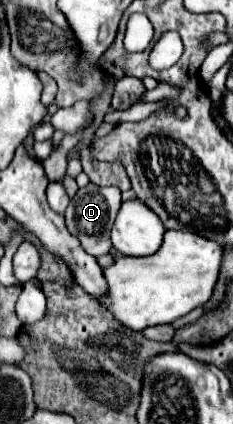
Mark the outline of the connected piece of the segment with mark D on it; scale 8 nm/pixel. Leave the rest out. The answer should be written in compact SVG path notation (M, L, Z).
M90 182L86 188L80 188L76 192L76 196L70 200L70 206L64 212L66 228L70 230L72 236L76 236L80 240L80 246L88 254L92 254L92 256L108 254L112 248L110 230L112 230L118 208L120 208L120 190L116 186L96 186Z

